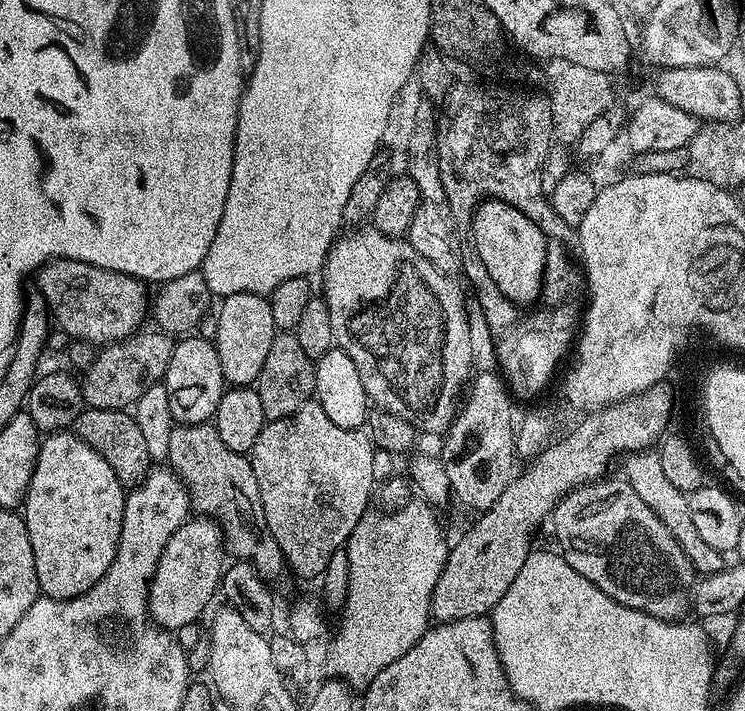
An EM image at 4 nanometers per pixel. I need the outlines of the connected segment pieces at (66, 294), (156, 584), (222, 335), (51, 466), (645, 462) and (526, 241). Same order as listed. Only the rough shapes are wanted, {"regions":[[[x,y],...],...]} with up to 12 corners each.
{"regions":[[[48,260],[35,287],[72,340],[107,346],[141,329],[145,283]],[[189,518],[166,542],[148,591],[153,624],[192,624],[217,595],[224,534]],[[268,300],[219,301],[225,385],[255,385],[278,331]],[[75,431],[41,439],[22,505],[38,586],[110,570],[125,485]],[[659,451],[632,454],[623,479],[658,514],[700,574],[725,557],[706,546],[688,497],[670,486]],[[481,200],[470,235],[515,304],[544,286],[546,238],[501,200]]]}

